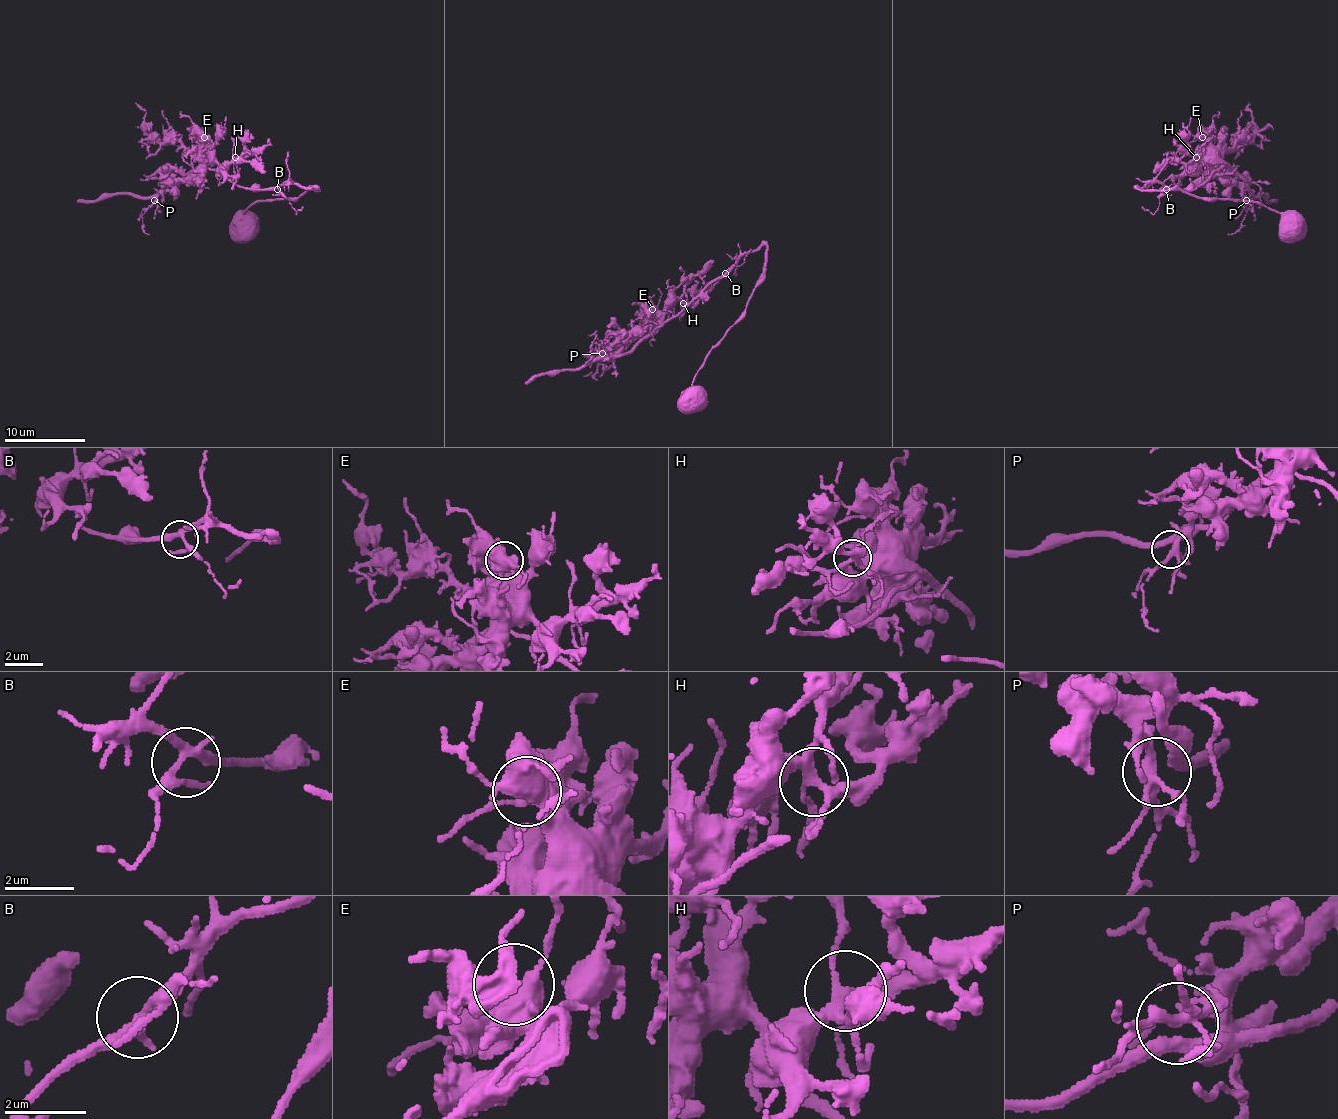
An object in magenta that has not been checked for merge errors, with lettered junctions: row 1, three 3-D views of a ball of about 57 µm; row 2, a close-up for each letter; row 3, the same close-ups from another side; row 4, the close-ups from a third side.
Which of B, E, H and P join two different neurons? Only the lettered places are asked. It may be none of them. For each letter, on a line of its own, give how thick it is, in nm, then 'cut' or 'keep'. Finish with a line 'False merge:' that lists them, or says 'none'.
B: 280 nm | keep
E: 440 nm | keep
H: 280 nm | keep
P: 260 nm | keep
False merge: none

